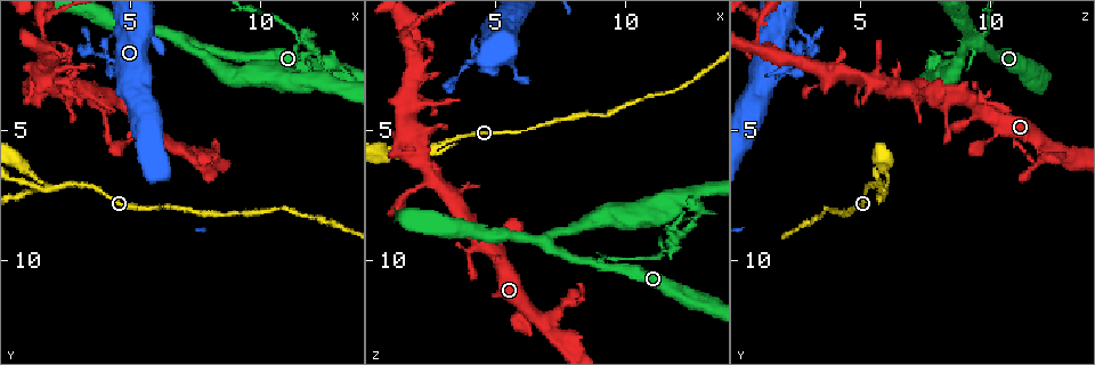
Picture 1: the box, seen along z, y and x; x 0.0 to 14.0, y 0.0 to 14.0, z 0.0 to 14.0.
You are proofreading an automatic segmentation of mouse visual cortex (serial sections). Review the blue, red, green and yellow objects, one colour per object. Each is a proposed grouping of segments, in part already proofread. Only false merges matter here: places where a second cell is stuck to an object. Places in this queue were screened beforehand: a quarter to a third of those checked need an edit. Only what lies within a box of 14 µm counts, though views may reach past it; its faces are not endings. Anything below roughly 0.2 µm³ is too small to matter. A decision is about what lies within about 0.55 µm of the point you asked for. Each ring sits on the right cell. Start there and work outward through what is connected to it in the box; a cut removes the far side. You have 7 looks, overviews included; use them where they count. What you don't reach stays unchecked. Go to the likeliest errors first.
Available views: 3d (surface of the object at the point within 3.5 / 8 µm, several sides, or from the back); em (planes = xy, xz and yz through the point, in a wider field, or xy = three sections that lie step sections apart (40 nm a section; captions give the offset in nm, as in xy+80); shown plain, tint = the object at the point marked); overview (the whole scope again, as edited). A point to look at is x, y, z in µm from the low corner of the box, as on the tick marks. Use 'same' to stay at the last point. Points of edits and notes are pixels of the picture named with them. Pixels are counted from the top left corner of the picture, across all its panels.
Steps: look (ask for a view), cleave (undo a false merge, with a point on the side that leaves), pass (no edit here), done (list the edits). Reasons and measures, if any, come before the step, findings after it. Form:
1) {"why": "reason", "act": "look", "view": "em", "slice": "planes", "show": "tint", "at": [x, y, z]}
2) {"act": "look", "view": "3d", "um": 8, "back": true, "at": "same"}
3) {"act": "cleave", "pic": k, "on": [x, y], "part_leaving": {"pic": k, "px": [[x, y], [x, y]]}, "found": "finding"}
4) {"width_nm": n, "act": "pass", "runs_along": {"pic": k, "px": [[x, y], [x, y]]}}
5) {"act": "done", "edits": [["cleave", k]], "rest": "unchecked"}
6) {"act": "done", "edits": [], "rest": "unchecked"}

{"why": "arms run side by side", "act": "look", "view": "3d", "um": 8, "at": [2.0, 7.2, 6.0]}

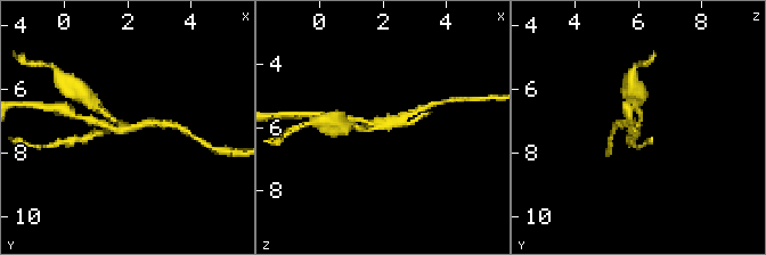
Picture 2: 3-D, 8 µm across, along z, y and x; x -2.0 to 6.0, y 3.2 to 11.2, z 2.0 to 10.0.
{"act": "look", "view": "em", "slice": "xy", "step": 3, "show": "tint", "at": [2.0, 7.2, 6.0]}

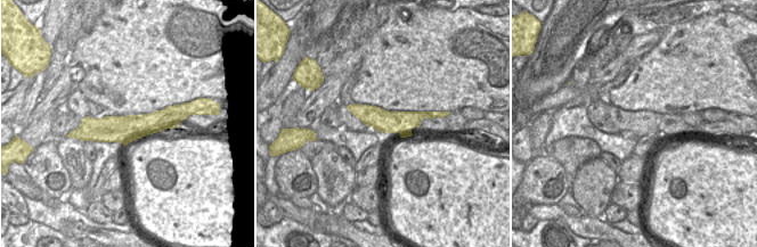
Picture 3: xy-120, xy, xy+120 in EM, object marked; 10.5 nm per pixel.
{"act": "cleave", "pic": 2, "on": [99, 108], "part_leaving": {"pic": 2, "px": [[390, 124], [373, 129], [350, 124]]}, "found": "a second cell is stuck on"}

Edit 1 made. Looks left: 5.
{"why": "thin neck", "act": "look", "view": "3d", "um": 3.5, "at": [1.5, 1.0, 1.1]}

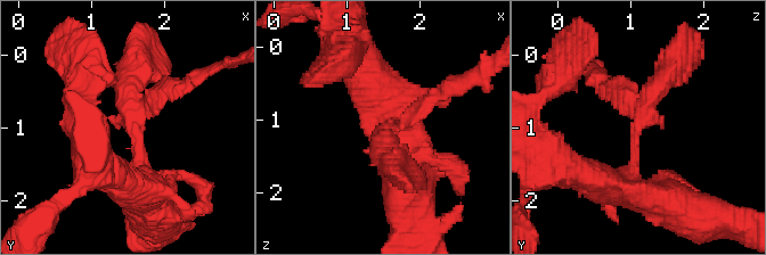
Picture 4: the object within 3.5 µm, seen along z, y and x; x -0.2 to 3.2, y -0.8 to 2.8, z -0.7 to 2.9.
{"arms": 3, "arm_widths_nm": [150, 300, 350], "act": "pass", "runs_along": {"pic": 4, "px": [[641, 196], [635, 130], [673, 66]]}, "found": "all the same cell"}

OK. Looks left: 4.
{"why": "side arm on a straight run", "act": "look", "view": "3d", "um": 3.5, "at": [6.9, 1.6, 9.3]}

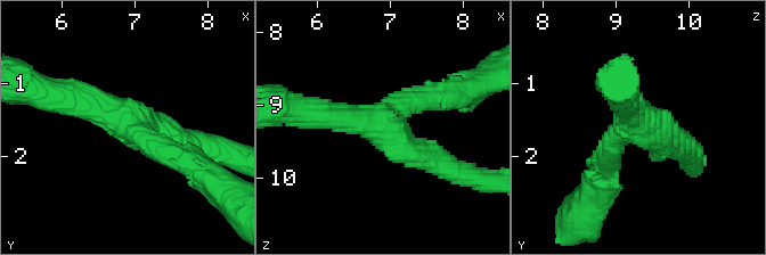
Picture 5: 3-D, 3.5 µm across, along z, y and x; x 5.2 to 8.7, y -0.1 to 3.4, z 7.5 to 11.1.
{"why": "shape alone is not enough", "act": "look", "view": "em", "slice": "xy", "step": 1, "show": "tint", "at": [7.00, 1.60, 9.25]}

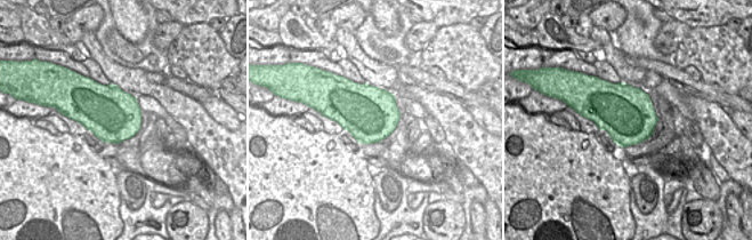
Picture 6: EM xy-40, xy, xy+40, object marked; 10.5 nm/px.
{"arms": 3, "arm_widths_nm": [350, 400, 400], "act": "pass", "runs_along": {"pic": 5, "px": [[678, 145], [629, 128], [605, 159]]}, "found": "one cell here"}

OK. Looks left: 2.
{"act": "done", "edits": [["cleave", 2]], "rest": "unchecked"}

